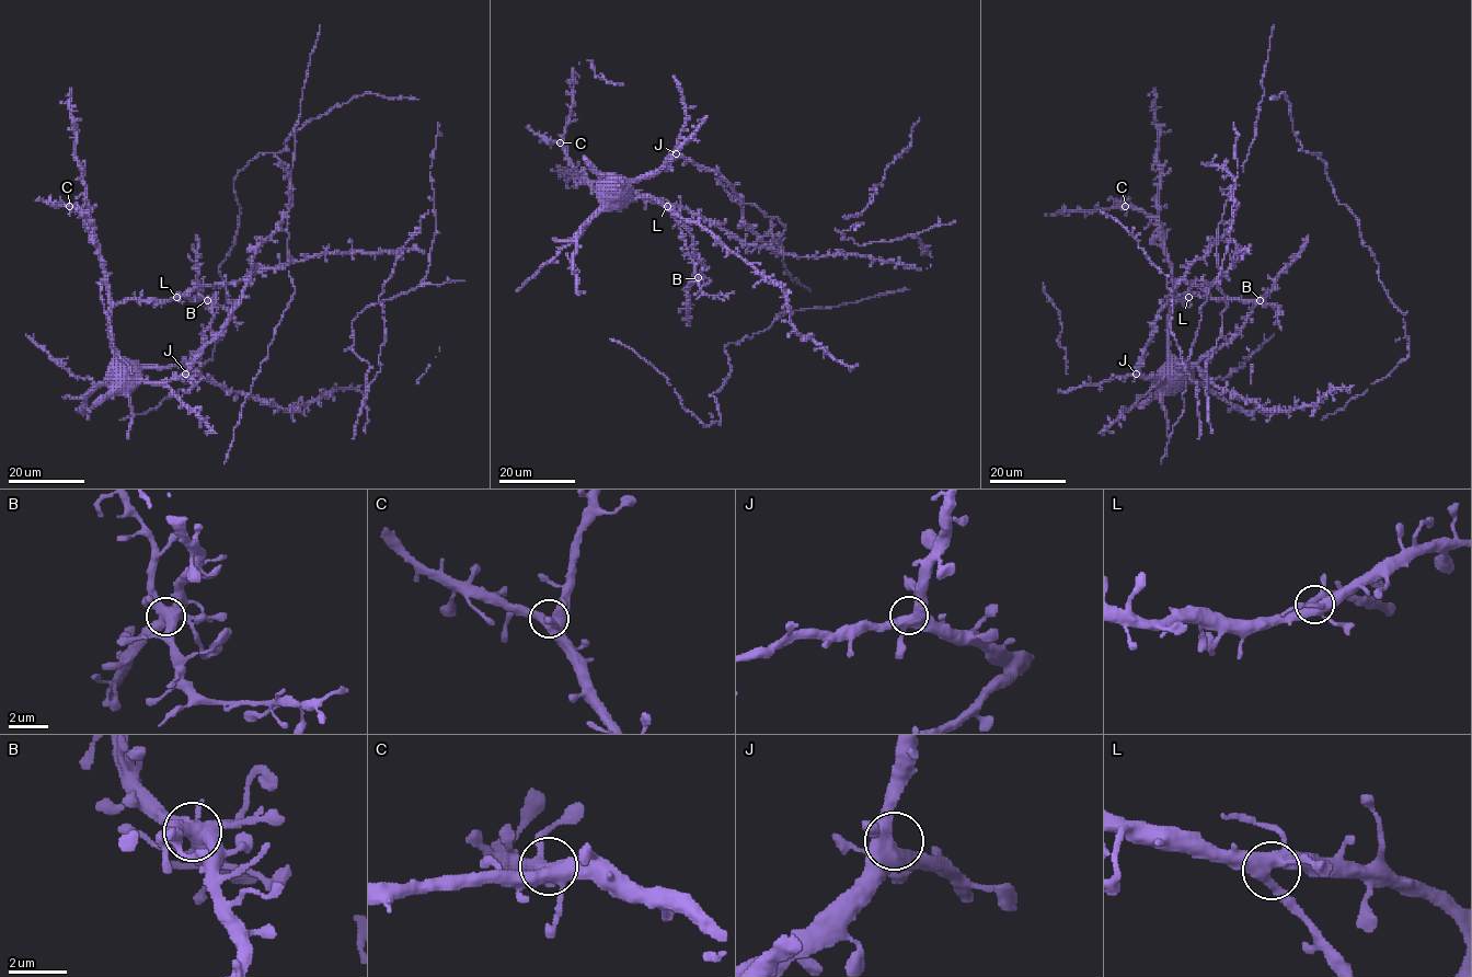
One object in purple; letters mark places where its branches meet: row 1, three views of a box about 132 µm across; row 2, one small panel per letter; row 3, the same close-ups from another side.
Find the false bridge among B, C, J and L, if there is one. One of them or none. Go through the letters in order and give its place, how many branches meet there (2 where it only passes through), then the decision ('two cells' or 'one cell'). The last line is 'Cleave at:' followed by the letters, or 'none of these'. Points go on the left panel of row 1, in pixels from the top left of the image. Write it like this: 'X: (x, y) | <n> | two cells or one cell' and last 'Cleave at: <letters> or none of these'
B: (207, 300) | 6 | one cell
C: (69, 206) | 4 | one cell
J: (185, 374) | 5 | one cell
L: (176, 297) | 5 | one cell
Cleave at: none of these

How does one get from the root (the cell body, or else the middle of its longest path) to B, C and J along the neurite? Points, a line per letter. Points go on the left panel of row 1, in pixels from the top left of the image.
B: (122, 374), (130, 367), (173, 367), (185, 363), (203, 346), (203, 334), (213, 321), (213, 310), (206, 300)
C: (122, 374), (115, 361), (105, 271), (98, 242), (90, 221), (69, 206)
J: (122, 374), (149, 381), (170, 381), (185, 374)

